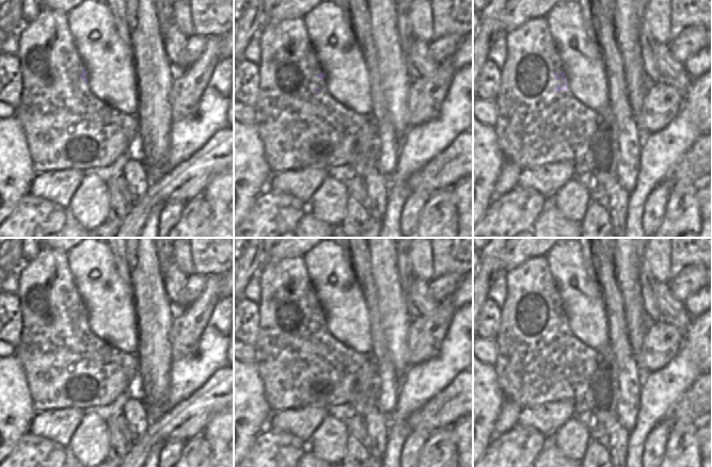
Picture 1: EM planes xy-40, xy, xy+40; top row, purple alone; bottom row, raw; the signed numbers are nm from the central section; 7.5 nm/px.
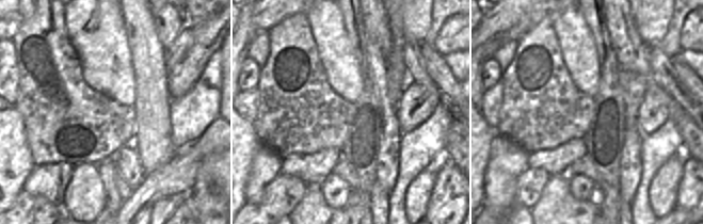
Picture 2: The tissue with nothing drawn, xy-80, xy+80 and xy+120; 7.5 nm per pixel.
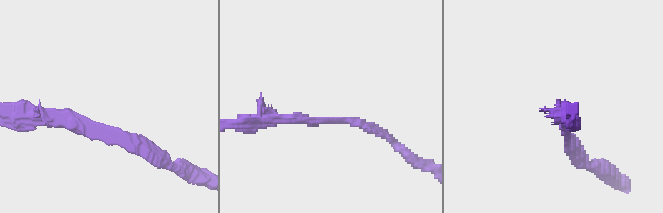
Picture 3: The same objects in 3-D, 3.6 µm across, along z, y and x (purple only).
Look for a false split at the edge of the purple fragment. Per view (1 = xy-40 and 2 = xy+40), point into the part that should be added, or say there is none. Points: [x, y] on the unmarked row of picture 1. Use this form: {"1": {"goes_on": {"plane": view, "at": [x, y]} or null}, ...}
{"1": {"goes_on": null}, "2": {"goes_on": null}}

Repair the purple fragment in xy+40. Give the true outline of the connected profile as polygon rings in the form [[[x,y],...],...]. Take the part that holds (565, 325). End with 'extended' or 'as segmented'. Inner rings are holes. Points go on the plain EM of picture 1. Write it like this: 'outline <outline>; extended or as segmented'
outline [[[561,310],[559,312],[554,311],[553,313],[555,315],[556,321],[558,321],[559,318],[564,318],[565,319],[565,322],[561,325],[559,325],[558,323],[556,323],[556,326],[553,329],[555,332],[559,332],[561,329],[566,331],[569,327],[569,322],[567,320],[567,316],[566,316],[565,311],[564,310]]]; as segmented

